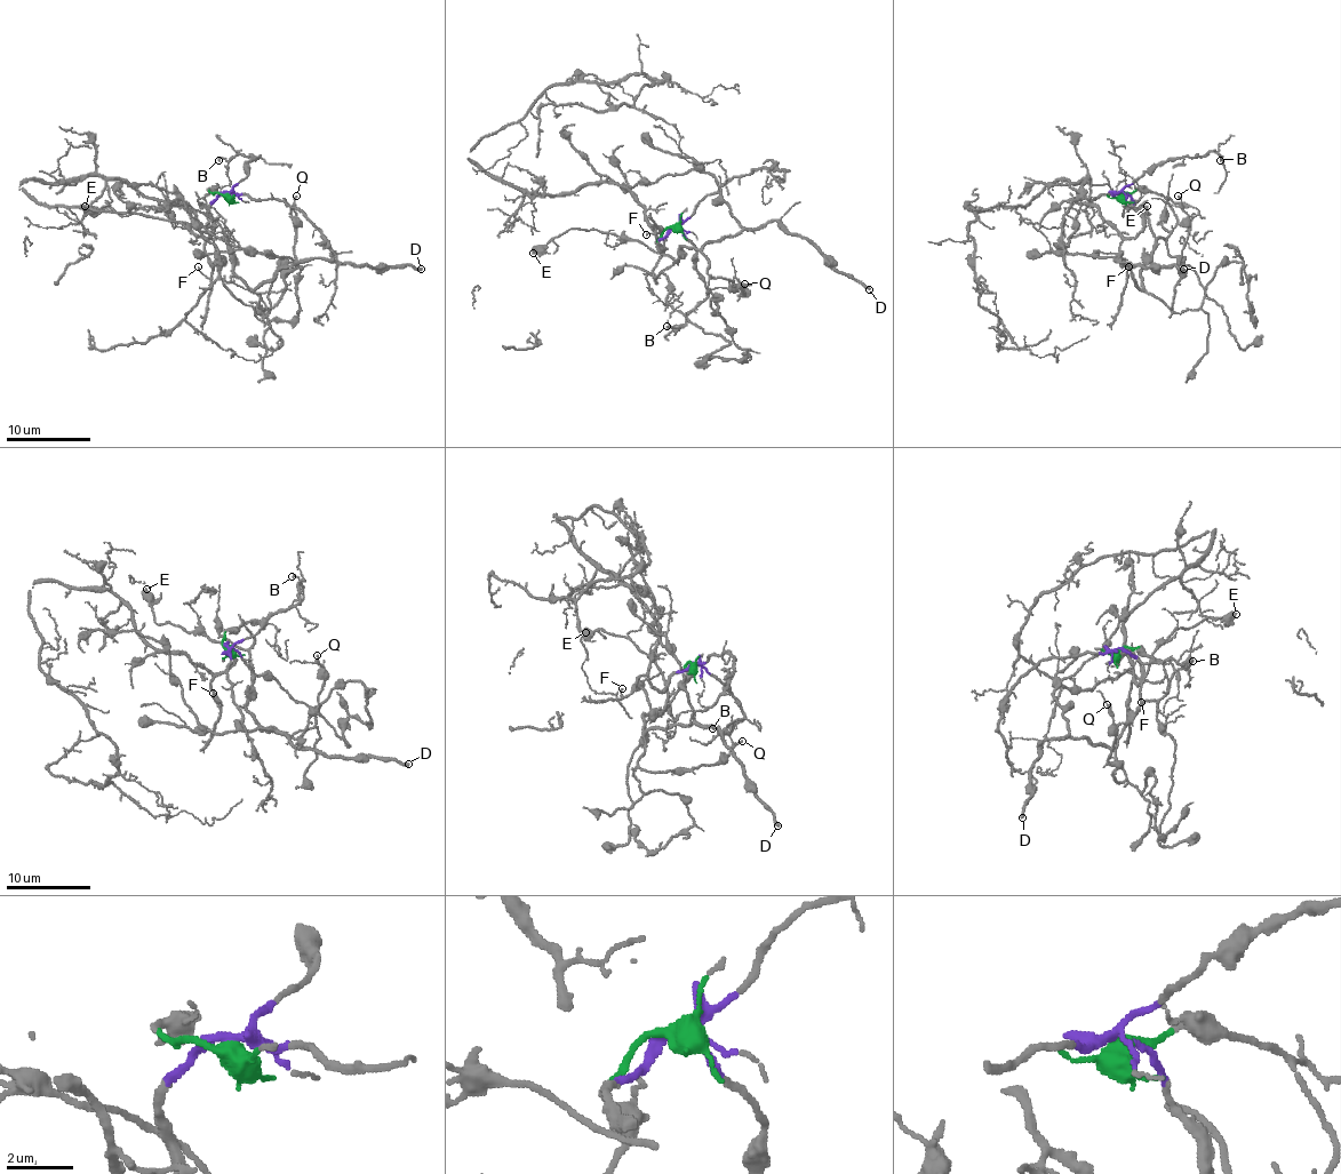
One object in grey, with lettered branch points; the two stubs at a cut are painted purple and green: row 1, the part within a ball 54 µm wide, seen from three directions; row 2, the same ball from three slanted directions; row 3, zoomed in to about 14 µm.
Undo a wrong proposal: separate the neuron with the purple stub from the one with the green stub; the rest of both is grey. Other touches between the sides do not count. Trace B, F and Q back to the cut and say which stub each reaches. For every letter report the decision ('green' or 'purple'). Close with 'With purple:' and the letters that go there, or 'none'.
B: purple
F: purple
Q: green
With purple: B, F

